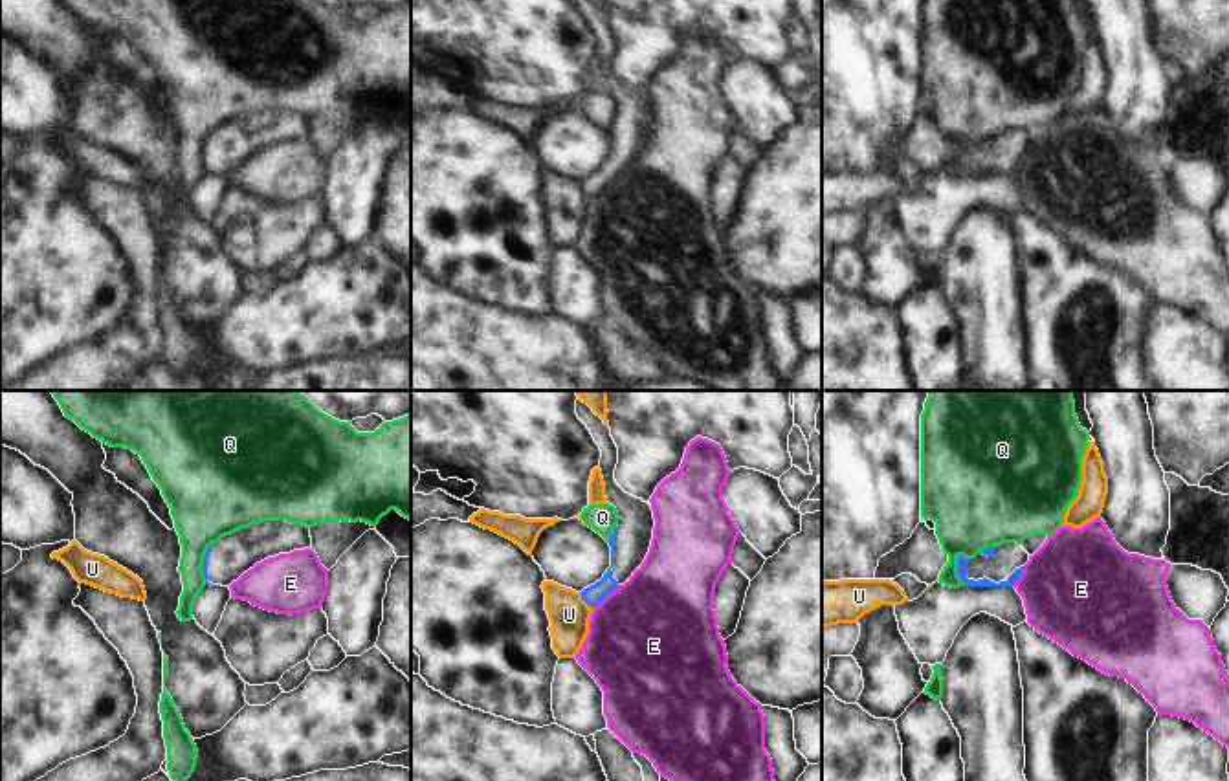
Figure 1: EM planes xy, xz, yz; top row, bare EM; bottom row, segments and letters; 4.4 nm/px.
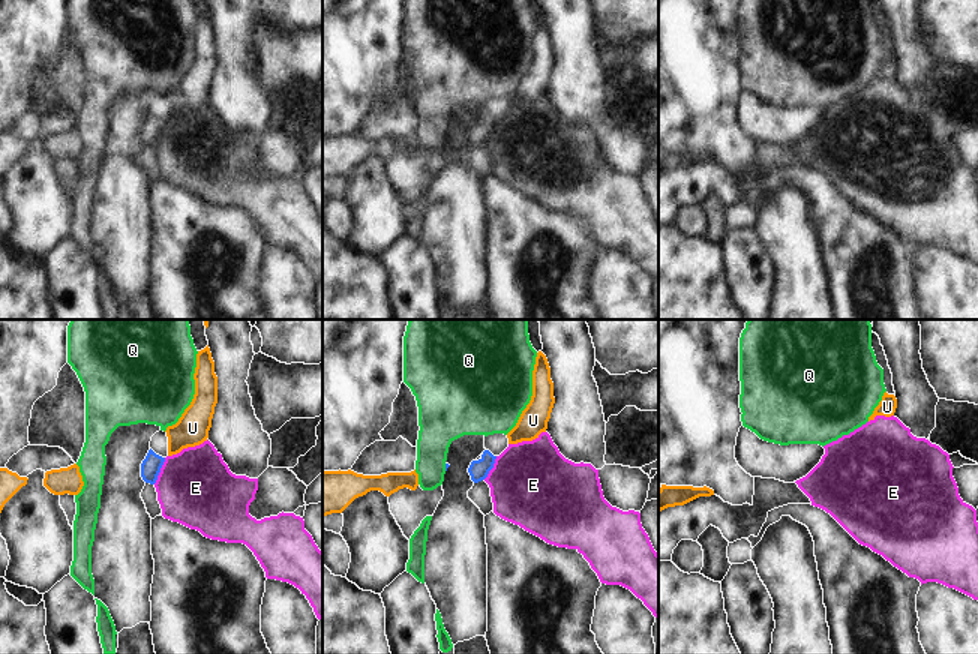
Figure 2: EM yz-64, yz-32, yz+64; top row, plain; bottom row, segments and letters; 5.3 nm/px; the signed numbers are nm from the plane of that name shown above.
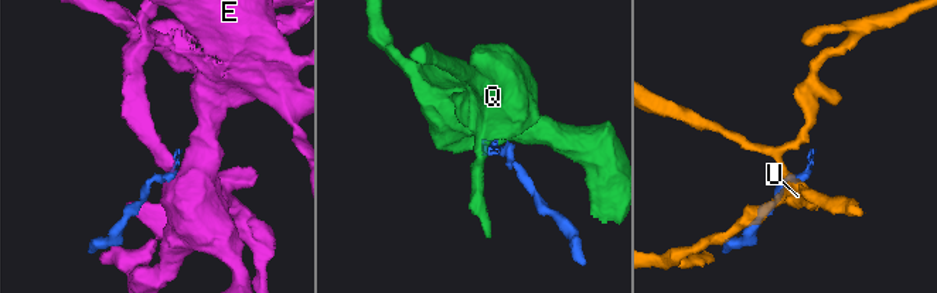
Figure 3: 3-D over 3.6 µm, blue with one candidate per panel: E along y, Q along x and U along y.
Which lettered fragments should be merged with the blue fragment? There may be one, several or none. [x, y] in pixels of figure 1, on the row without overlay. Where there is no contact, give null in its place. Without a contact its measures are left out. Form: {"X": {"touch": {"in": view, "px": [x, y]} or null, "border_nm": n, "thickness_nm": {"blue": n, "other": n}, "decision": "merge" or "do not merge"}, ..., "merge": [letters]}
{"E": {"touch": {"in": "xz", "px": [606, 186]}, "border_nm": 160, "thickness_nm": {"blue": 90, "other": 500}, "decision": "do not merge"}, "Q": {"touch": {"in": "yz", "px": [958, 160]}, "border_nm": 150, "thickness_nm": {"blue": 50, "other": 320}, "decision": "do not merge"}, "U": {"touch": {"in": "xz", "px": [584, 189]}, "border_nm": 90, "thickness_nm": {"blue": 90, "other": 180}, "decision": "do not merge"}, "merge": []}

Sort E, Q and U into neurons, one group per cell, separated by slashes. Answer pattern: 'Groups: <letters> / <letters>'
Groups: E / Q / U.

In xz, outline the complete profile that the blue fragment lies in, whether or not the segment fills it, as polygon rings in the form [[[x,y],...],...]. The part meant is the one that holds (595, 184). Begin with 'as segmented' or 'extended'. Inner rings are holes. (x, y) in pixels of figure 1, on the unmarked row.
extended; [[[576,0],[576,4],[600,35],[600,59],[605,73],[605,86],[620,106],[607,130],[611,136],[611,156],[600,170],[580,182],[589,196],[598,196],[611,182],[629,170],[633,161],[644,152],[651,136],[655,108],[648,92],[626,82],[614,70],[618,37],[611,26],[609,15],[592,0]]]

